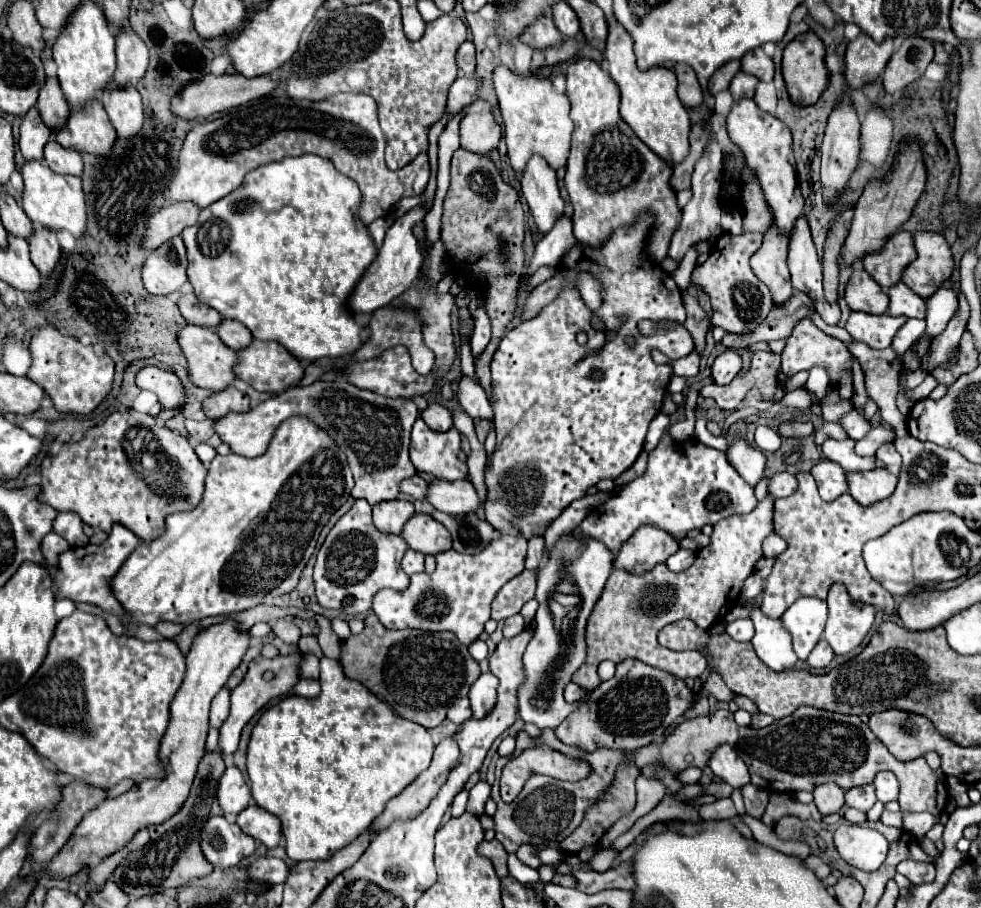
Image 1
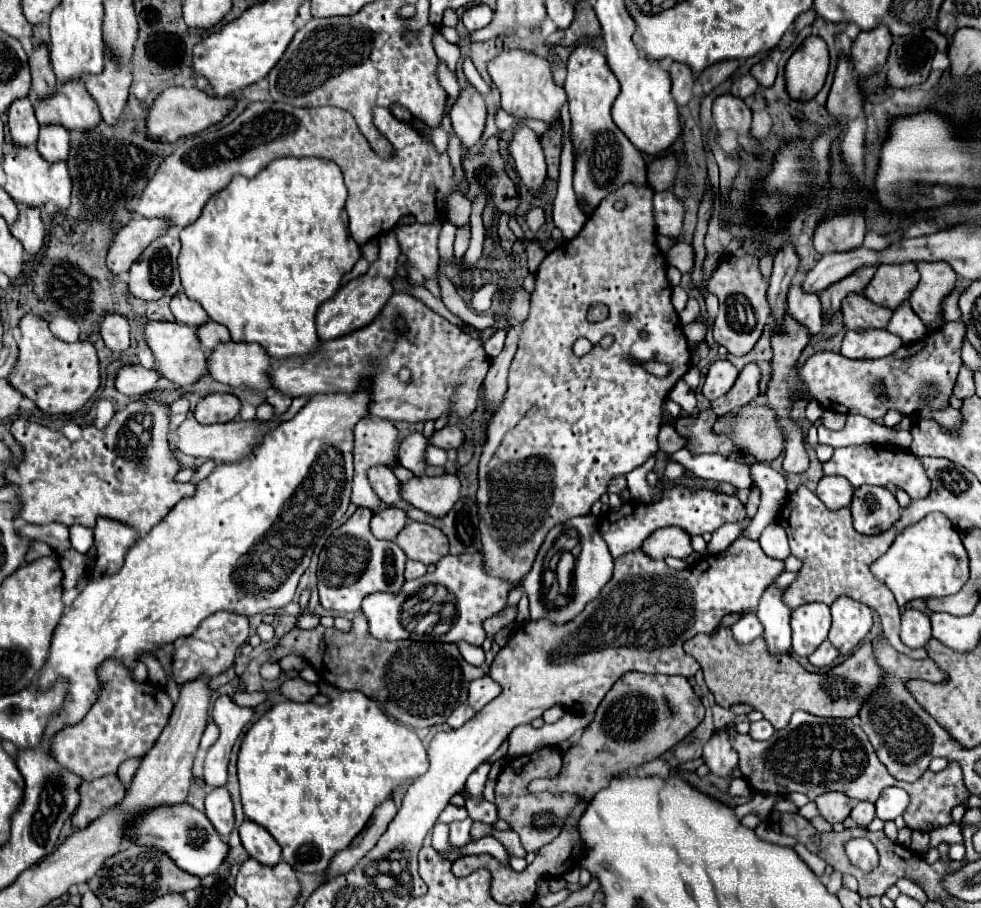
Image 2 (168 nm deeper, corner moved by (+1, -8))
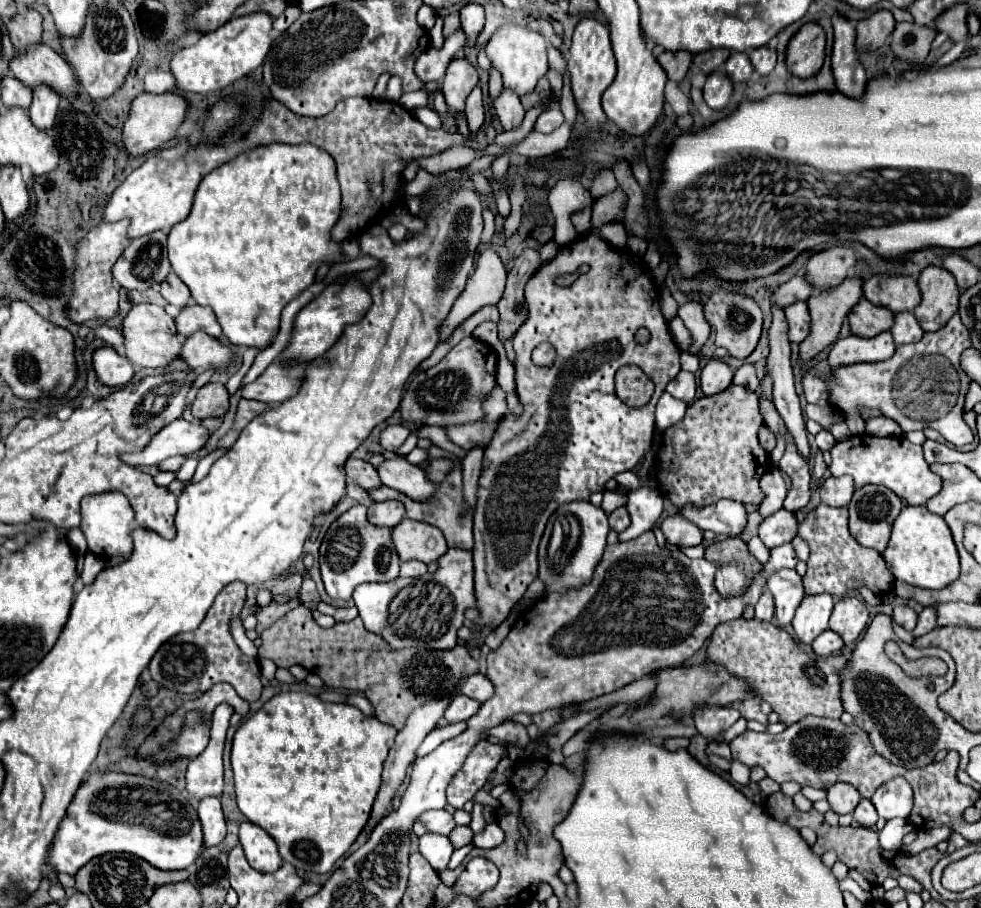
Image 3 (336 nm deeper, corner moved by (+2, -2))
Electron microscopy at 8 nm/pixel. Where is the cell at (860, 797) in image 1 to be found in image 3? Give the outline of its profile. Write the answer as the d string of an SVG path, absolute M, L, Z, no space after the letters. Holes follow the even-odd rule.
M861 799L859 805L855 807L853 811L853 817L859 825L865 825L865 827L873 827L877 823L877 811L873 809L873 803L869 799Z

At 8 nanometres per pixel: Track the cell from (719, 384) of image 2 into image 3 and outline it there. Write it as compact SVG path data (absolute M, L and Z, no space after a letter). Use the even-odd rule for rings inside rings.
M713 359L701 371L701 389L705 395L715 395L725 391L731 385L731 379L733 379L733 373L729 365L719 359Z

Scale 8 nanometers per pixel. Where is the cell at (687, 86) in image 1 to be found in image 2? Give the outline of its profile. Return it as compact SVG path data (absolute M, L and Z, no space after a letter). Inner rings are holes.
M672 63L670 77L672 77L672 97L674 97L674 101L678 105L686 105L692 99L692 87L694 87L692 69L684 63Z

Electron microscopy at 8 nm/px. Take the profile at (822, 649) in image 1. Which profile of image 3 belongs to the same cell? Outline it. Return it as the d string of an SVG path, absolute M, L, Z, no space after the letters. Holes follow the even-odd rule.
M827 629L827 631L823 631L823 633L811 643L811 647L813 647L815 655L829 657L829 655L837 653L839 649L843 649L843 641L841 641L841 637L839 637L835 631Z

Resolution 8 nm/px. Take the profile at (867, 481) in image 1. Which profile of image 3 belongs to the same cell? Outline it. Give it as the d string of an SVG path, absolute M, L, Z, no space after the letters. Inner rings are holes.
M865 485L855 489L849 503L849 531L863 545L885 551L891 527L899 515L901 499L881 485Z

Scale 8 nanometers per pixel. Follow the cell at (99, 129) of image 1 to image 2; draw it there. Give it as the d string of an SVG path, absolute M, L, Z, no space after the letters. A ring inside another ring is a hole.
M78 79L60 83L56 93L46 99L38 99L34 95L30 95L30 99L34 103L34 111L40 125L58 123L64 125L68 131L86 131L90 127L96 127L102 119L98 105Z

